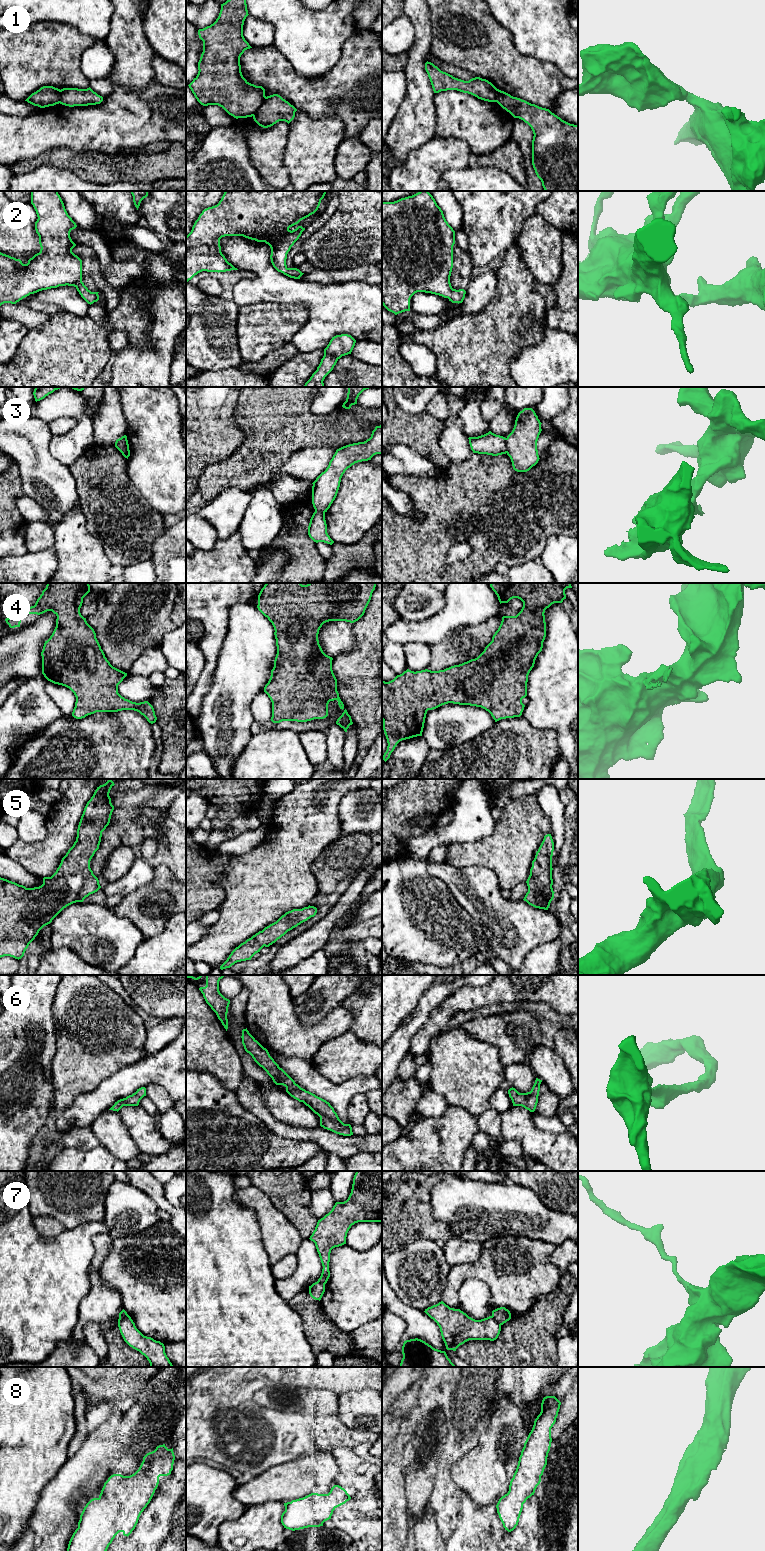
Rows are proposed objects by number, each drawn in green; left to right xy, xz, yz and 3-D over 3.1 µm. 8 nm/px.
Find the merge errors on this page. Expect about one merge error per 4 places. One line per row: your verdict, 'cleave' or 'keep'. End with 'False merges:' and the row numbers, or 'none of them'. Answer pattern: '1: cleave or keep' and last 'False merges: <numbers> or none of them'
1: keep
2: keep
3: cleave
4: keep
5: keep
6: keep
7: cleave
8: keep
False merges: 3, 7

